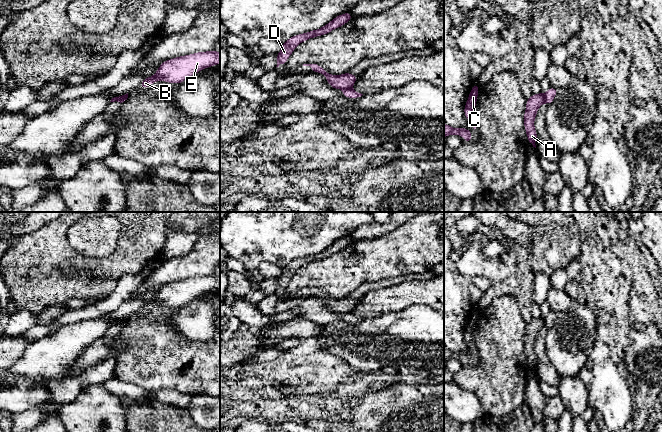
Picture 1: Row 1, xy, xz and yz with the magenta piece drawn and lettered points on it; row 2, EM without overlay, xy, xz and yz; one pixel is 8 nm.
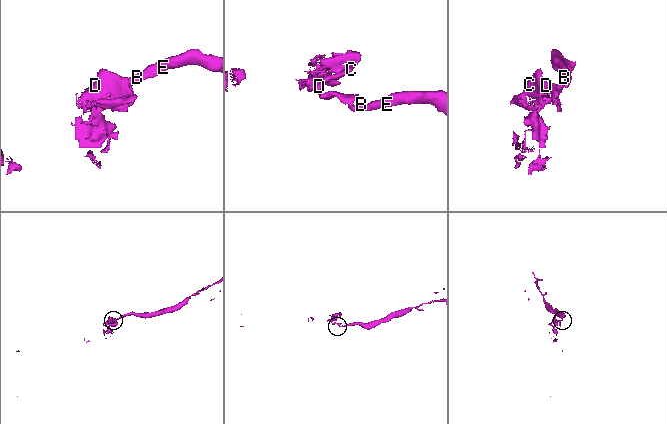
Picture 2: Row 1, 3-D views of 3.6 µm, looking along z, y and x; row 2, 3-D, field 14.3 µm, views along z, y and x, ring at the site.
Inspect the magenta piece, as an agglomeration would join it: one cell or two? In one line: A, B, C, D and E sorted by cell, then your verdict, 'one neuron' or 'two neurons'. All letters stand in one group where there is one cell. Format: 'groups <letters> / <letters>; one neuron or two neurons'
groups A C D / B E; two neurons

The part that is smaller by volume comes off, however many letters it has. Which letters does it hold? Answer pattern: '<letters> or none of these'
A, C, D

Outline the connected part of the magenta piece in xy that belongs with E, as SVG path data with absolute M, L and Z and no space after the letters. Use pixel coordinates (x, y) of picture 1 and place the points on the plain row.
M214 274L176 281L164 285L157 296L145 302L140 310L146 312L155 305L179 308L204 292L220 288L220 276Z

